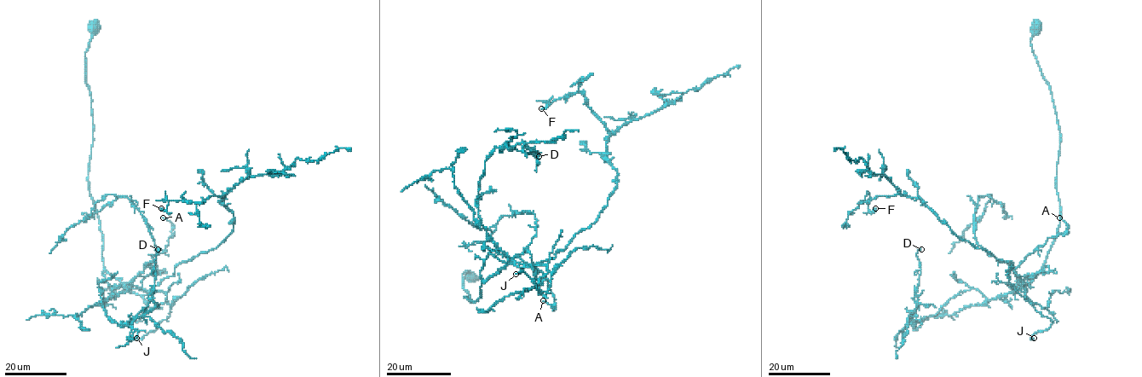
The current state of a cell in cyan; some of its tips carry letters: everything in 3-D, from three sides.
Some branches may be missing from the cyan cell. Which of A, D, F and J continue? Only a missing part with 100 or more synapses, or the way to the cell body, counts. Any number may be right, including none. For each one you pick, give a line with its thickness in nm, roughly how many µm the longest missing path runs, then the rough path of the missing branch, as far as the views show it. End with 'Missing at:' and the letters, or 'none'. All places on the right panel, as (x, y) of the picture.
Missing at: none

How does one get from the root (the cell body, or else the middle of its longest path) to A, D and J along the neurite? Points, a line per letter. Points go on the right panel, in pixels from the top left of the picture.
A: (1035, 27), (1030, 45), (1060, 133), (1060, 223), (1041, 270), (1022, 284), (1012, 266), (1066, 231), (1059, 217)
D: (1035, 27), (1030, 45), (1060, 133), (1060, 223), (1041, 270), (994, 299), (962, 291), (913, 324), (921, 249)
J: (1035, 27), (1030, 45), (1060, 133), (1060, 223), (1041, 270), (1022, 285), (1031, 305), (1052, 322), (1034, 338)

